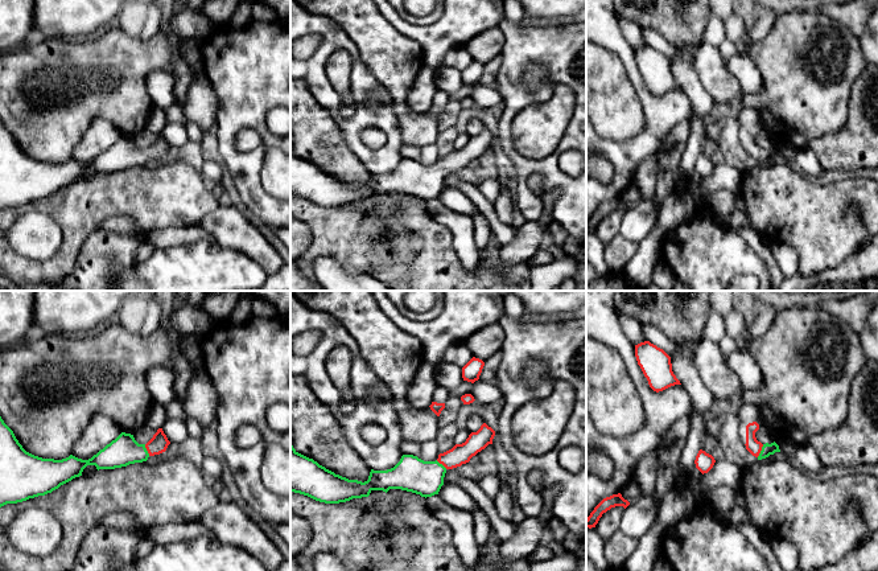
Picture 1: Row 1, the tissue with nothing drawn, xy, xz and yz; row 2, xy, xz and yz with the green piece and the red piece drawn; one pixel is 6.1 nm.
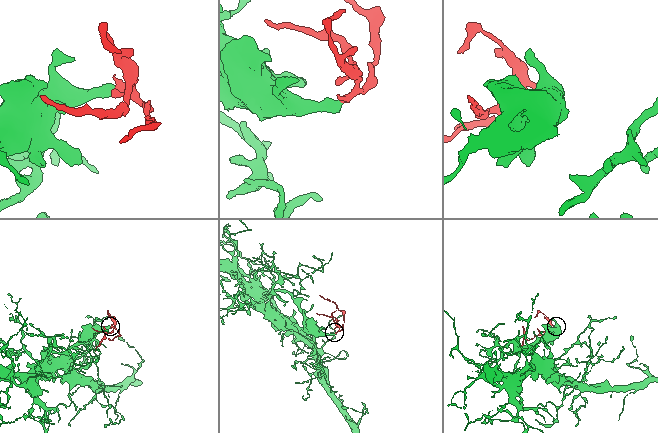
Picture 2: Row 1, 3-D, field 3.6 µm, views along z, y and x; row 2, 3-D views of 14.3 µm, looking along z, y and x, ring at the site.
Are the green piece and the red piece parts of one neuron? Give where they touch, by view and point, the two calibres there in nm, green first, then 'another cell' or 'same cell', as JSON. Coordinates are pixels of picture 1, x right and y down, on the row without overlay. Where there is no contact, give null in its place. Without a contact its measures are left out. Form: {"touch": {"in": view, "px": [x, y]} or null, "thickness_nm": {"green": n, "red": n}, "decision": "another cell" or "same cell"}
{"touch": {"in": "yz", "px": [761, 155]}, "thickness_nm": {"green": 70, "red": 90}, "decision": "same cell"}

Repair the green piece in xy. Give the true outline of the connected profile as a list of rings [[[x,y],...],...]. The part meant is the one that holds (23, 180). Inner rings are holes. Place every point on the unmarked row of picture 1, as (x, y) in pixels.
[[[0,120],[0,211],[51,197],[82,180],[87,169],[99,174],[143,167],[165,156],[169,148],[162,132],[147,148],[139,148],[133,139],[121,136],[88,164],[73,159],[62,164],[42,163],[26,156]]]

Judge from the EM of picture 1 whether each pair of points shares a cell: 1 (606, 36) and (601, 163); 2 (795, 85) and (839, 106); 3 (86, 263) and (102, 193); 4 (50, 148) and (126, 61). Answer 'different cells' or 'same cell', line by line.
1: different cells
2: same cell
3: different cells
4: same cell

